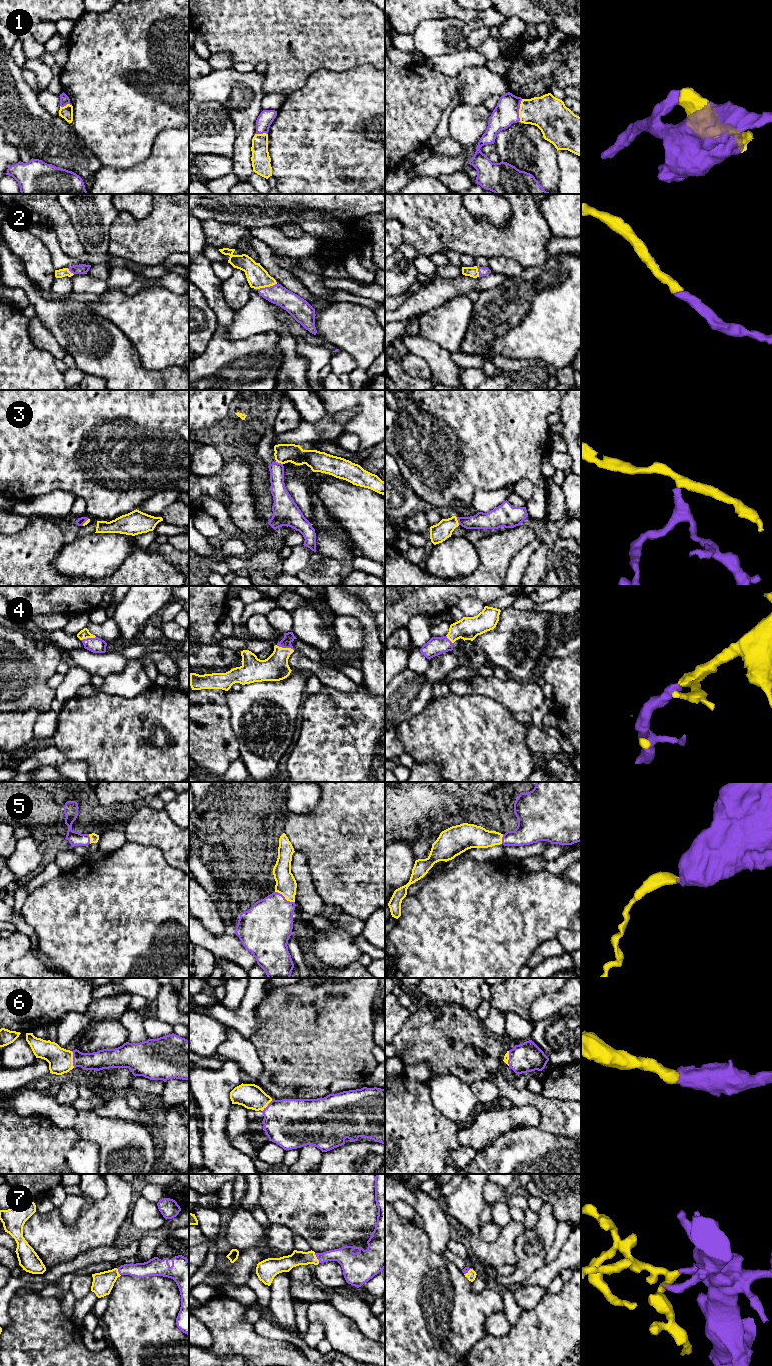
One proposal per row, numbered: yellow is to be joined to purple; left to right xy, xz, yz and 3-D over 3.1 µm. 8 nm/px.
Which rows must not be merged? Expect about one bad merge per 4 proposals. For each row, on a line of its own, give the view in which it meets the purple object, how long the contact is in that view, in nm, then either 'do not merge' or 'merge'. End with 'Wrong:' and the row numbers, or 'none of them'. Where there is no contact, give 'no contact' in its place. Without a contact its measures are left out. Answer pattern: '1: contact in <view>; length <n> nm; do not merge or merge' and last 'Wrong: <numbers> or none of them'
1: contact in yz; length 190 nm; merge
2: contact in xz; length 160 nm; merge
3: contact in yz; length 70 nm; do not merge
4: contact in xz; length 150 nm; merge
5: contact in xz; length 180 nm; merge
6: contact in xy; length 140 nm; merge
7: contact in xz; length 90 nm; merge
Wrong: 3

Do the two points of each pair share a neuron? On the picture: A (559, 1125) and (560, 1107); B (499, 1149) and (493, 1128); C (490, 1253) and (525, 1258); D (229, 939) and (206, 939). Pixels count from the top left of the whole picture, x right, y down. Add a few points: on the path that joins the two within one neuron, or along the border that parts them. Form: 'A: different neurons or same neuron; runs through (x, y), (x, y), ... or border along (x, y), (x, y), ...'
A: same neuron; runs through (560, 1121), (560, 1111)
B: different neurons; border along (517, 1128), (506, 1131), (489, 1145), (477, 1151)
C: different neurons; border along (521, 1234), (514, 1246), (516, 1258), (514, 1264)
D: same neuron; runs through (223, 941), (212, 941)

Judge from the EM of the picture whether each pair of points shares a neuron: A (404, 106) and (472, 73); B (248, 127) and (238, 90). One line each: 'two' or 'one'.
A: one
B: one

